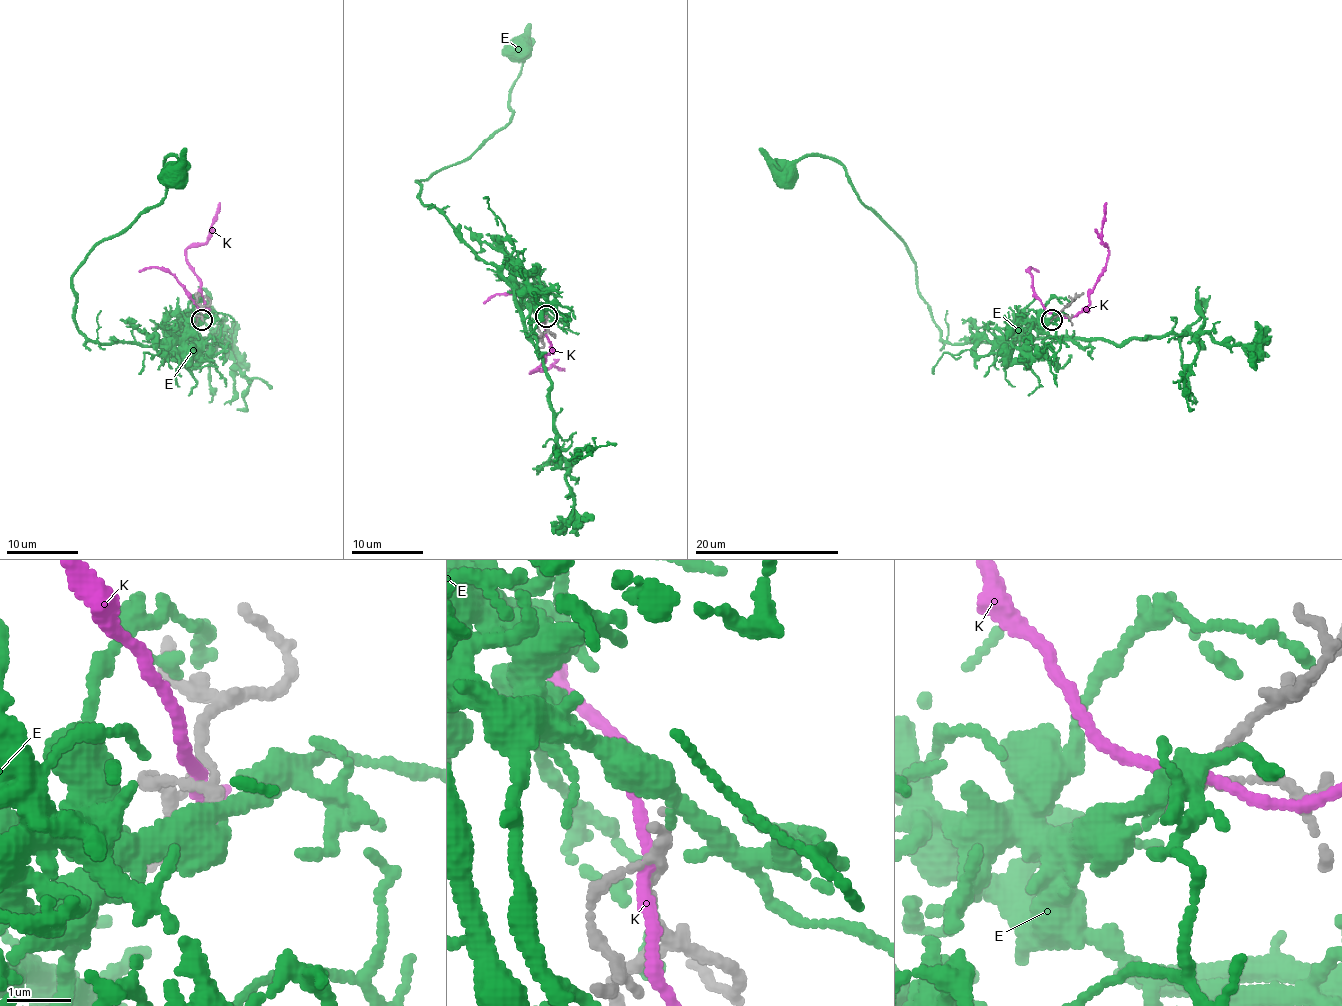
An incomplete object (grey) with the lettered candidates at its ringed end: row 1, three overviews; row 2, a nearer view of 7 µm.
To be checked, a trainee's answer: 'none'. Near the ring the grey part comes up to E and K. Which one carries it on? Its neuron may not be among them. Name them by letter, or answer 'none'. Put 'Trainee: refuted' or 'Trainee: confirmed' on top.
Trainee: refuted
E

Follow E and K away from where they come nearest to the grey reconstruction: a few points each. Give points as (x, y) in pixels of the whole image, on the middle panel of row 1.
E: (547, 318), (420, 199), (416, 181), (465, 160), (508, 124), (522, 63), (517, 52)
K: (544, 322), (551, 351), (531, 374), (553, 367), (564, 370)

